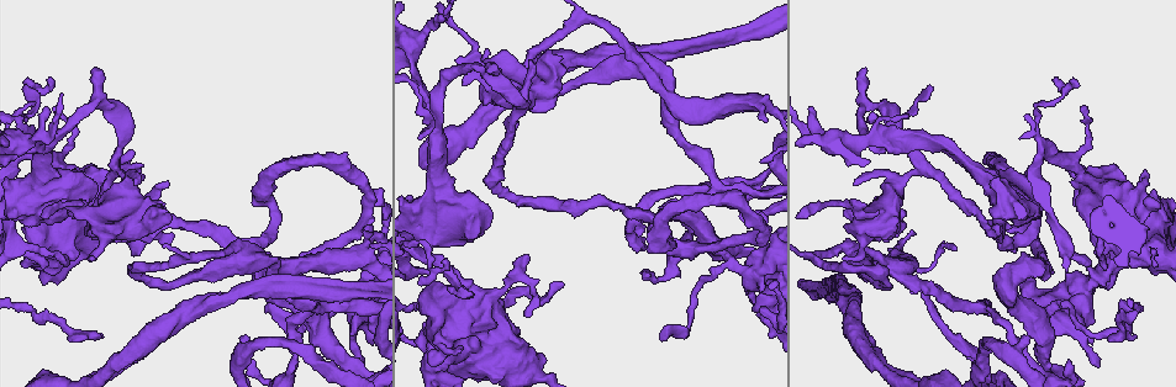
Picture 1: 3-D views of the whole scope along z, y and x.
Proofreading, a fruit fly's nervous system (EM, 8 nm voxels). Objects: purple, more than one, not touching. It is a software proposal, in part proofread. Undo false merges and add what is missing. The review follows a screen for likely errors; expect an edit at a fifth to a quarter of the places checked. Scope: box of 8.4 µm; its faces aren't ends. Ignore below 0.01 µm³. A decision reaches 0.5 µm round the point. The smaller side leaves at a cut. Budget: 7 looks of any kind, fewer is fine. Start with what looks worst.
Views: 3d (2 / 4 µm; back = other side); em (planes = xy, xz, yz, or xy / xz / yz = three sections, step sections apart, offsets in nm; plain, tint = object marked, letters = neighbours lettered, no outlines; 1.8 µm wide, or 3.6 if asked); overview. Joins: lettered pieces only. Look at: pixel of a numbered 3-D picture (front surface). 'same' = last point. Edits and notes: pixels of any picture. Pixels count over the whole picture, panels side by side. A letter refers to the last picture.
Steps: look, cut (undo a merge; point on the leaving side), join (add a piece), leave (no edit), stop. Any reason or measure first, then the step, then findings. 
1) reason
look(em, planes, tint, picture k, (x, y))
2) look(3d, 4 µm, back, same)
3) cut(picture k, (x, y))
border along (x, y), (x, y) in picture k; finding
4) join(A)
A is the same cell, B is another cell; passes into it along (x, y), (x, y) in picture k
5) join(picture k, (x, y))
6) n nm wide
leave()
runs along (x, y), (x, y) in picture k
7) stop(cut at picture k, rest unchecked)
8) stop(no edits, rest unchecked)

three-way junction
look(3d, 4 µm, back, picture 1, (325, 318))

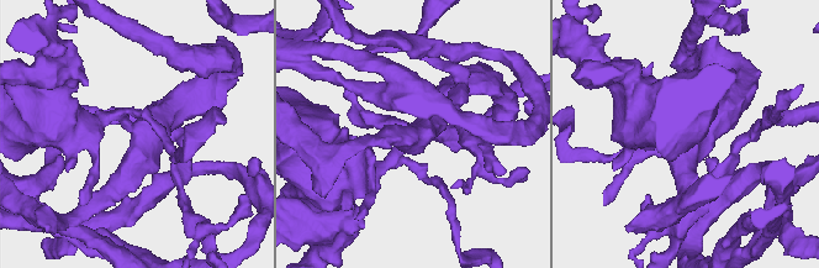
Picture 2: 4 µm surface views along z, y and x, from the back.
3 arms; arms of 170, 320, 360 nm; shape alone is not enough
look(em, planes, letters, picture 2, (136, 130))

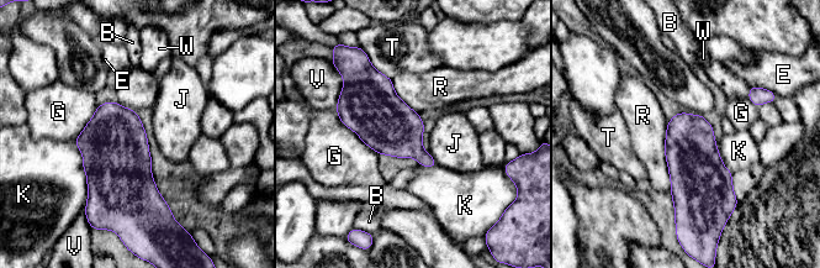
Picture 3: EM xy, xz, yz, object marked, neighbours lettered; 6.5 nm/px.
R touches over 440 nm
leave()
B, E, G, J, K, R, T, V and W are other cells; one neuron here

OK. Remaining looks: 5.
four or more arms meet
look(3d, 2 µm, picture 1, (426, 98))

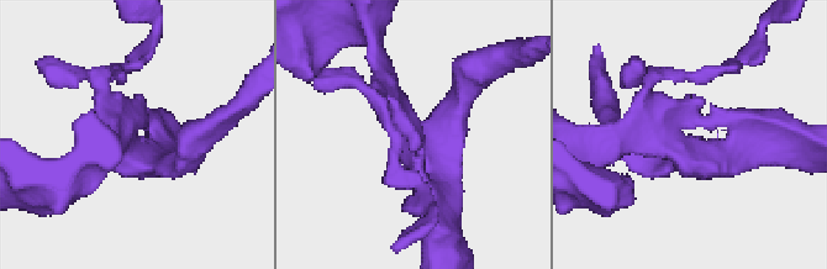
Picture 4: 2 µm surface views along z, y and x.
look(em, xy, step 4, tint, picture 4, (137, 164))

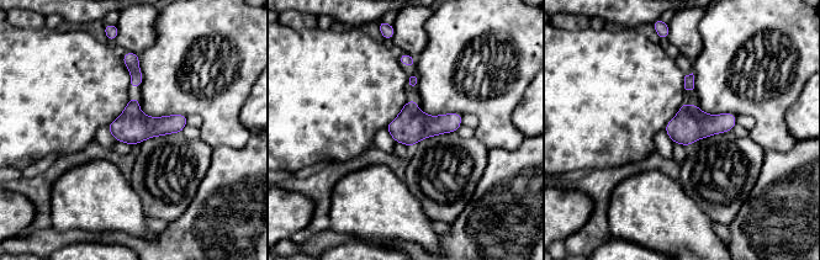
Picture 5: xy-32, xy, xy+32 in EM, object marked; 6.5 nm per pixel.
another direction
look(em, planes, letters, same)

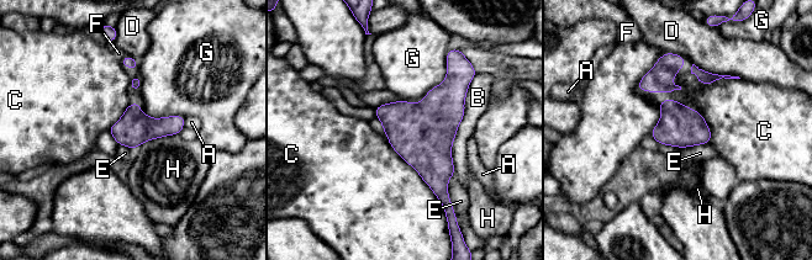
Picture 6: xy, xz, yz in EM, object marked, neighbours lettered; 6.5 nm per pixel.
leave()
A, B, C, D, E, F, G and H are other cells; border along (710, 143), (675, 148) in picture 6; continuous, no second neuron

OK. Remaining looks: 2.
touches itself
look(em, planes, plain, picture 1, (131, 269))

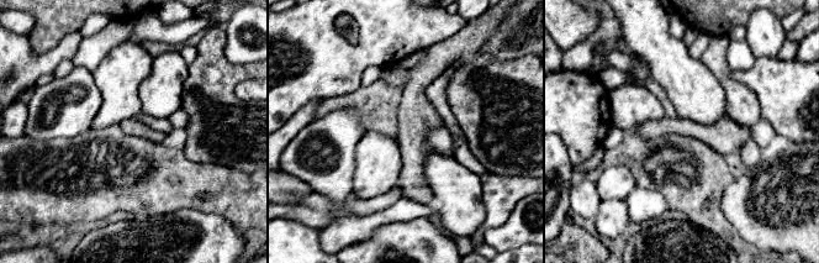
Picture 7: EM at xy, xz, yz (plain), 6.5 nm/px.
see the neighbours
look(em, planes, letters, same)

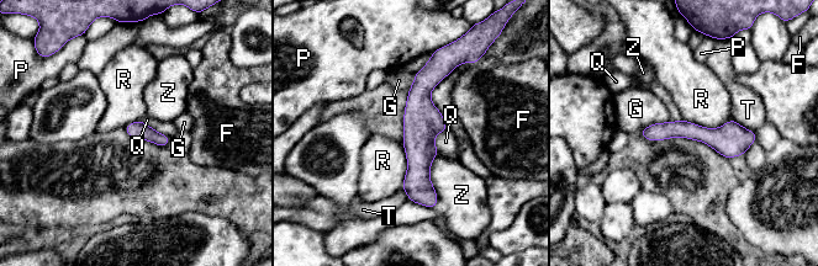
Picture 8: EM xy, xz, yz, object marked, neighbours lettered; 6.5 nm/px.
120 nm wide
leave()
F, G, P, Q, R, T and Z are other cells; border along (732, 117), (718, 127), (682, 120) in picture 8; one neuron here

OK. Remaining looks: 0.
stop(no edits, rest unchecked)

